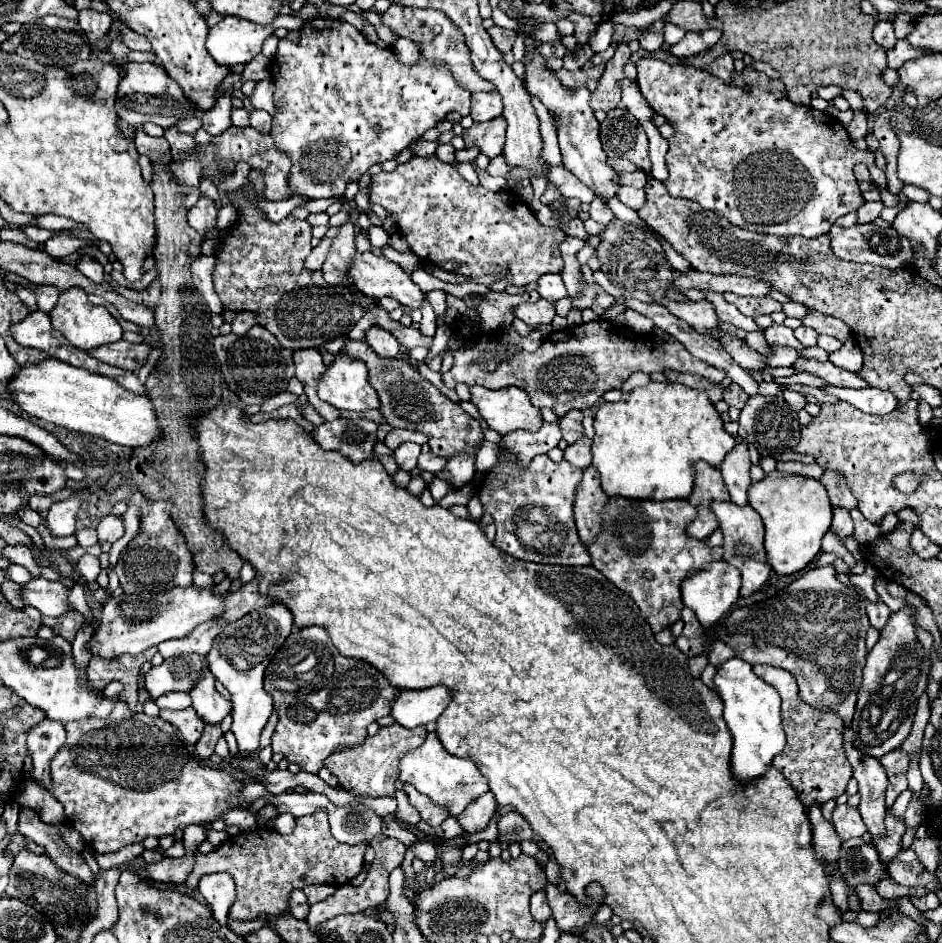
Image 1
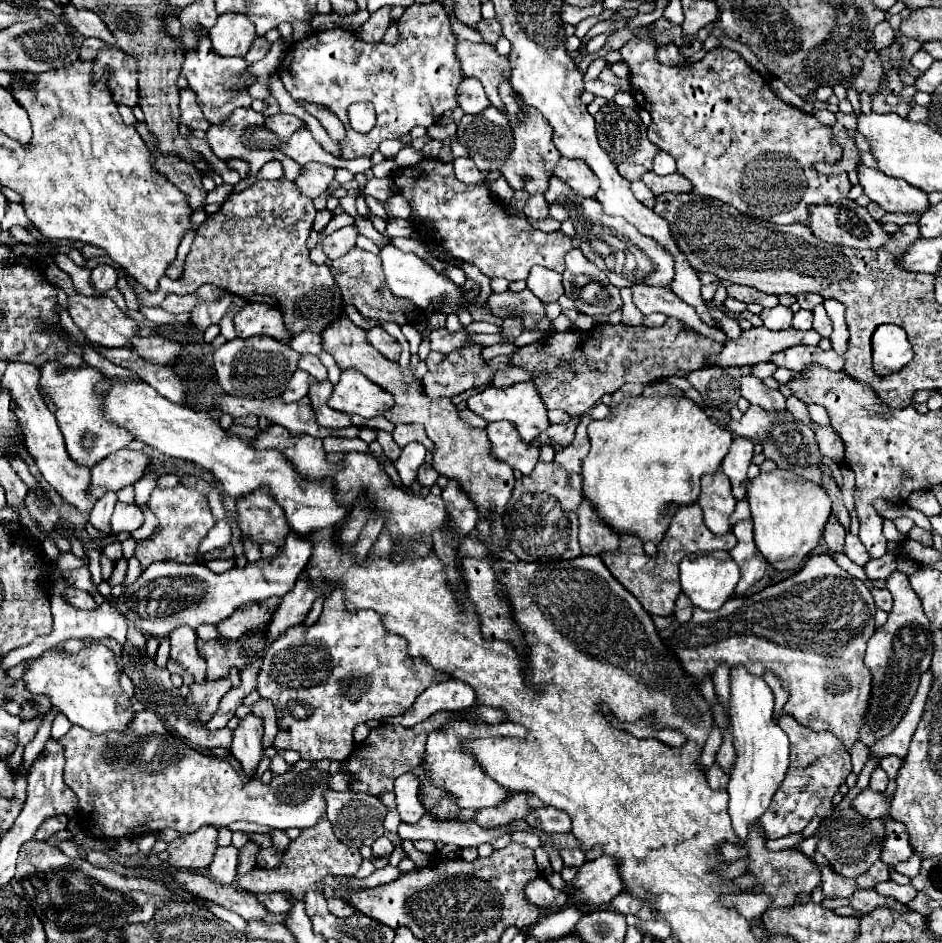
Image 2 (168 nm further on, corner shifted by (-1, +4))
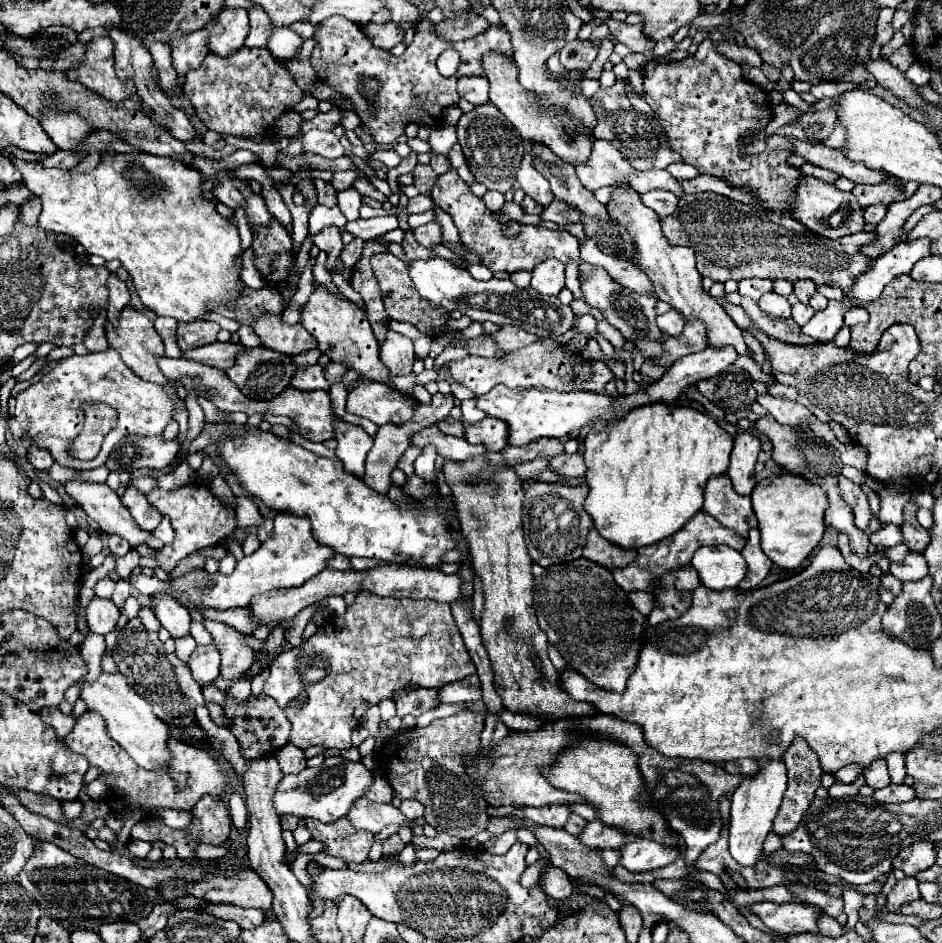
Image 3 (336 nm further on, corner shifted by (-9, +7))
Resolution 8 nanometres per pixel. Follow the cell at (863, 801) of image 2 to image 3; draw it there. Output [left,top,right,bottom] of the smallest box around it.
[873,784,915,804]

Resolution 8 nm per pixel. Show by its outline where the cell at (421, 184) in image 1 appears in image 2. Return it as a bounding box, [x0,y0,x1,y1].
[395,159,571,281]

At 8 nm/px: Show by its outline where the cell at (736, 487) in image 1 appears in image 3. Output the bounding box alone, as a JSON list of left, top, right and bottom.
[727,432,761,496]

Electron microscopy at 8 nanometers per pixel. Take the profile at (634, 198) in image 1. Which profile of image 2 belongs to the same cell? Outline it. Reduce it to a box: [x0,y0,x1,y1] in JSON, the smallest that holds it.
[631,181,655,209]

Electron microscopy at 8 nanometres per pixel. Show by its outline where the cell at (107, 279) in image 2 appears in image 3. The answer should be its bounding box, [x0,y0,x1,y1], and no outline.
[107,272,131,324]

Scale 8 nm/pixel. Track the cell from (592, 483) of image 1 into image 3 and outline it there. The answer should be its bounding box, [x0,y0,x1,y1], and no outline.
[583,526,637,570]

